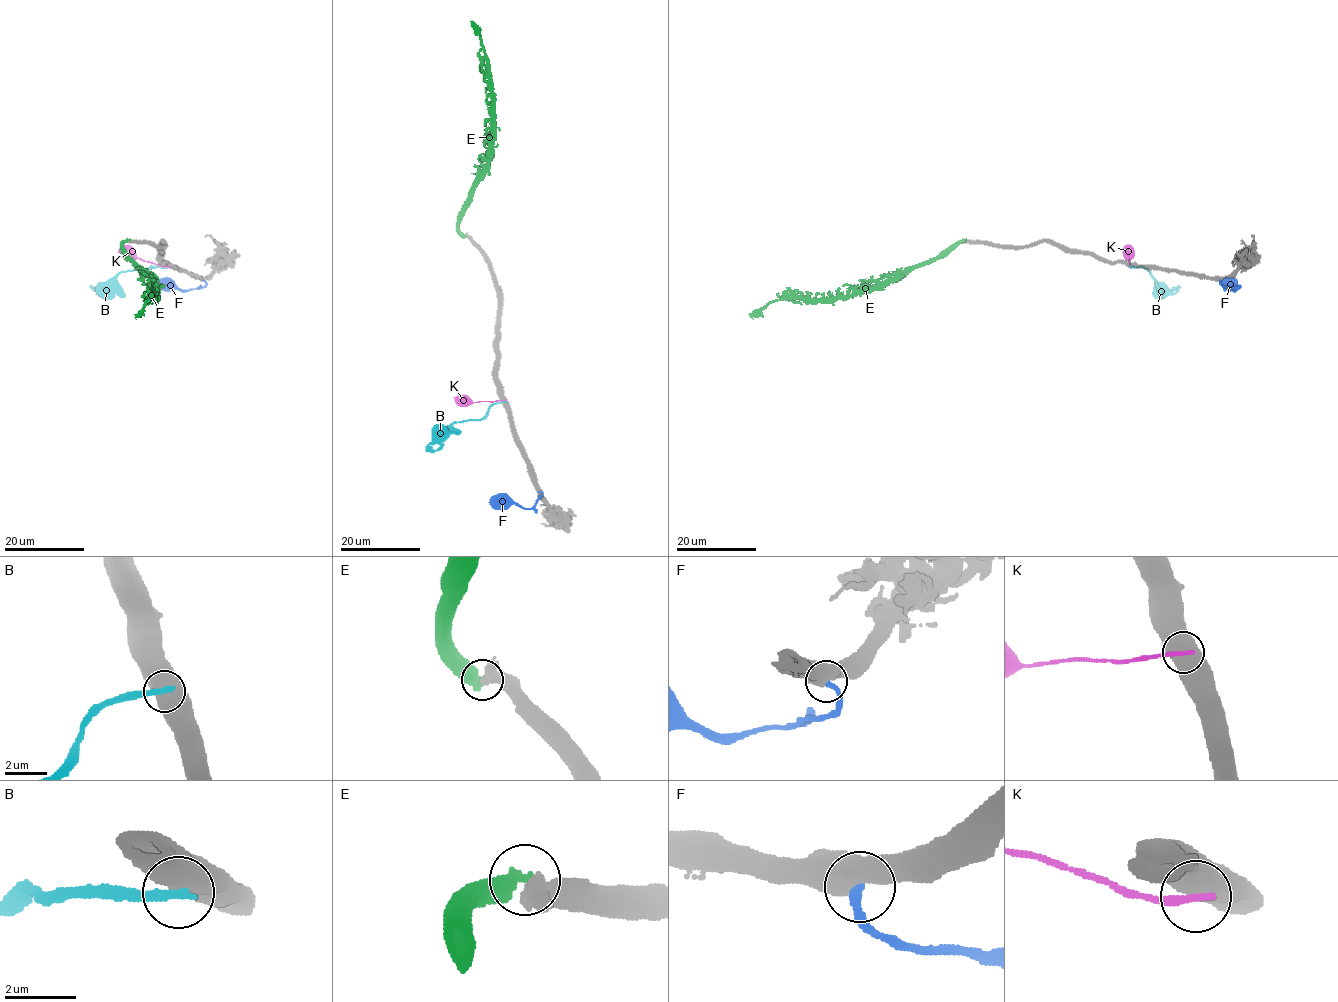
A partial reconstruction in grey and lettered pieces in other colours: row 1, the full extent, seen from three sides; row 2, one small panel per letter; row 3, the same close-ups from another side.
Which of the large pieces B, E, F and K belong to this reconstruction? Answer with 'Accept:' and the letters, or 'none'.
Accept: E

